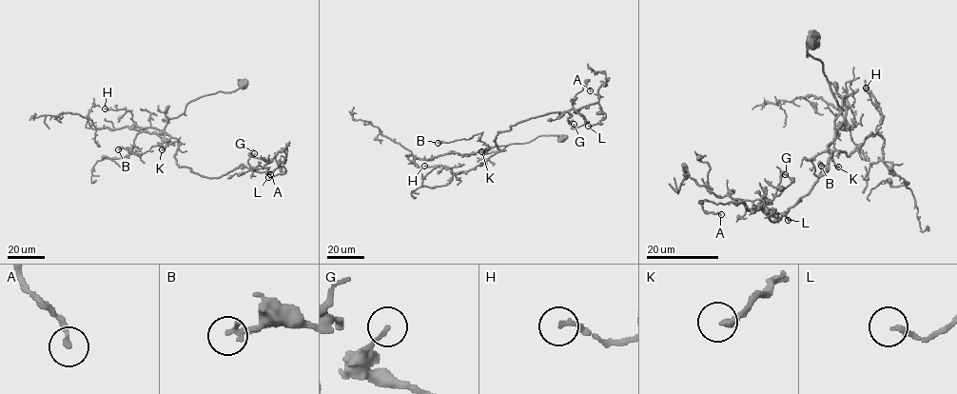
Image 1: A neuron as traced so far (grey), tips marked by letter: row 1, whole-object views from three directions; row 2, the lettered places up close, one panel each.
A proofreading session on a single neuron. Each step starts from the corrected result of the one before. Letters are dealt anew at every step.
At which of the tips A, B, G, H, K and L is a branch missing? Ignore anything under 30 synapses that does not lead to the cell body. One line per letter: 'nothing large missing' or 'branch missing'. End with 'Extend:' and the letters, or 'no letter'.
A: nothing large missing
B: nothing large missing
G: nothing large missing
H: nothing large missing
K: nothing large missing
L: nothing large missing
Extend: no letter

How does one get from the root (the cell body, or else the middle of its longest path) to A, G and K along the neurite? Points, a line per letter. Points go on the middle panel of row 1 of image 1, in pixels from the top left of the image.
A: (562, 139), (541, 135), (483, 149), (497, 147), (498, 132), (512, 126), (570, 110), (585, 81), (590, 90)
G: (562, 139), (541, 135), (483, 149), (498, 147), (498, 131), (532, 118), (573, 108), (586, 121), (574, 124)
K: (562, 139), (541, 135), (501, 149), (487, 153), (483, 149), (490, 147), (487, 147), (481, 151)

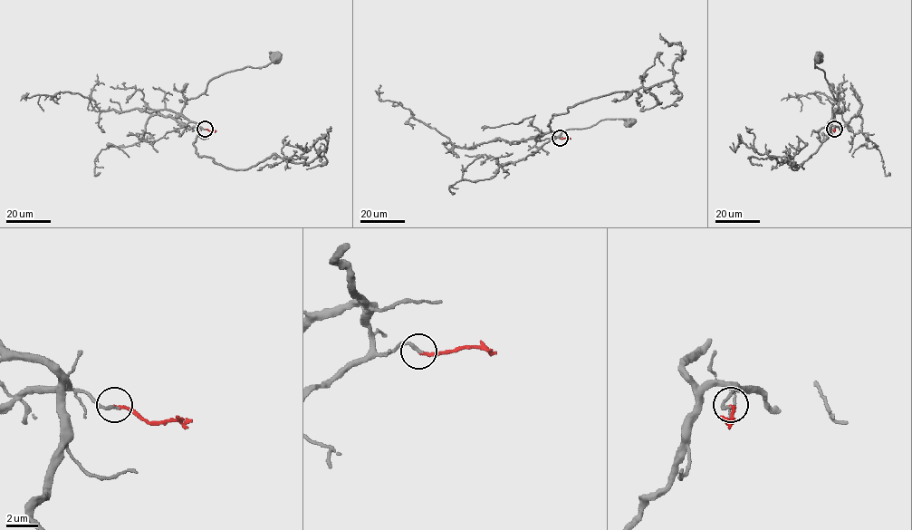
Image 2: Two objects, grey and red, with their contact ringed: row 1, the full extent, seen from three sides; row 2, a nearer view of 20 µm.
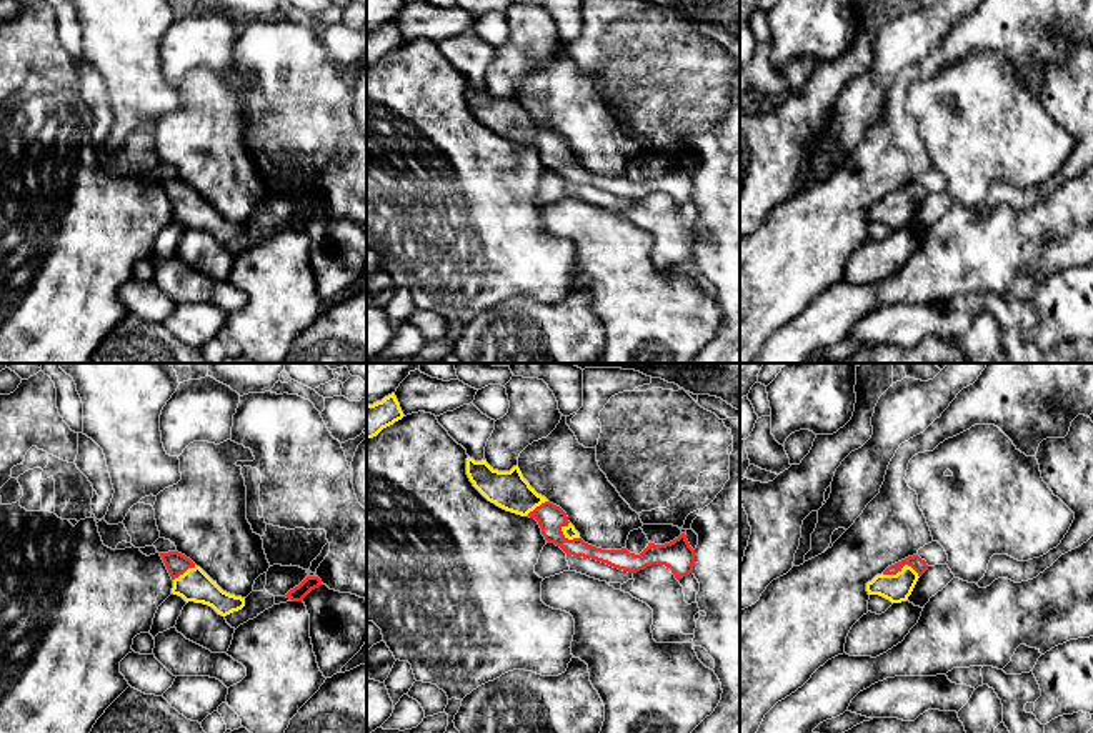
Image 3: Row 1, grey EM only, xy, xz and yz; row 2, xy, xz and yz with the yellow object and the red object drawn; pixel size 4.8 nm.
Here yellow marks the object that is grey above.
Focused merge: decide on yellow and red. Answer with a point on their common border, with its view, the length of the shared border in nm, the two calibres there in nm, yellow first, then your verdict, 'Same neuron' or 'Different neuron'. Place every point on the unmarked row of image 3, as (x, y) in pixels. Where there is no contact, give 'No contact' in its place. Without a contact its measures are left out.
Touches yellow at yz (902, 195). Shared border 180 nm. Thickness 140 nm (yellow) against 70 nm. Same neuron

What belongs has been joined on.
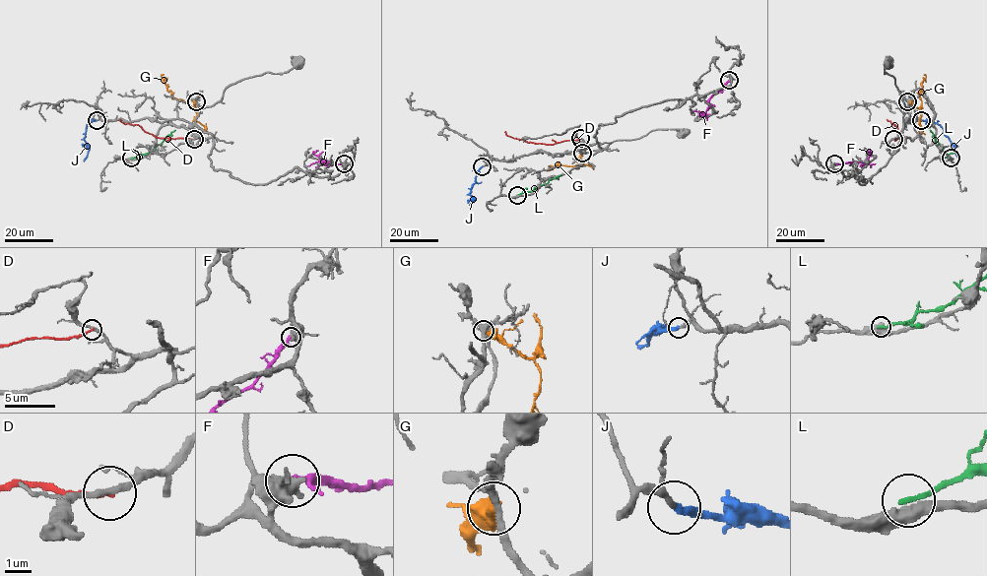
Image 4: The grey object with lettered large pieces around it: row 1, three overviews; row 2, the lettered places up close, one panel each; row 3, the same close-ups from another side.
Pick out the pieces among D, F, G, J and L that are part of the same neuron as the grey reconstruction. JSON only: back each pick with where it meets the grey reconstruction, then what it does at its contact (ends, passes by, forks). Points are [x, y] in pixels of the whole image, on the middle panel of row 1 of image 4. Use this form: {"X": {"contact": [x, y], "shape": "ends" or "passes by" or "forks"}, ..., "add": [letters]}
{"J": {"contact": [482, 166], "shape": "ends"}, "add": ["J"]}

